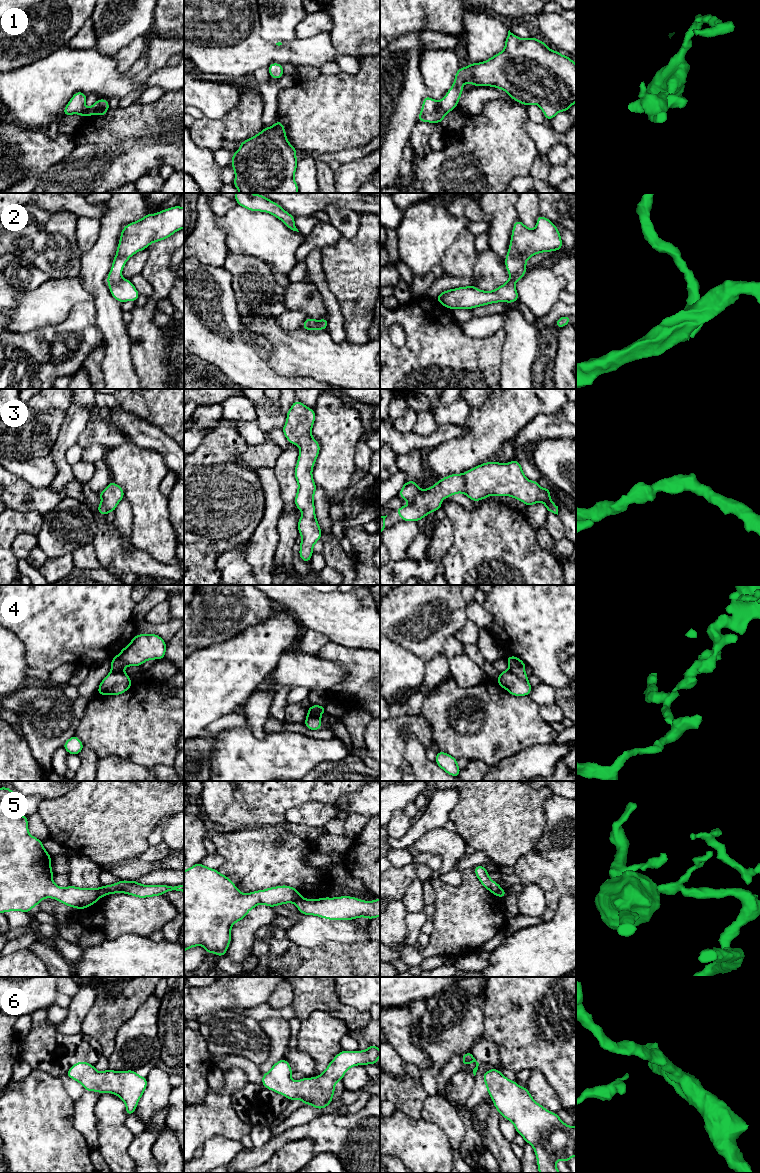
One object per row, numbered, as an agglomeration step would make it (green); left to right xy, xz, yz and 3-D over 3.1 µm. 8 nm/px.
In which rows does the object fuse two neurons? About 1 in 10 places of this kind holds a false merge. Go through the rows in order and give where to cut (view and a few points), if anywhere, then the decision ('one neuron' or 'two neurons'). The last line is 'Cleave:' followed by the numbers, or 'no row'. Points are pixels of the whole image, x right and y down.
1: no cut | one neuron
2: no cut | one neuron
3: no cut | one neuron
4: yz (508, 670), (527, 681) | two neurons
5: xy (99, 888), (101, 896) | two neurons
6: no cut | one neuron
Cleave: 4, 5

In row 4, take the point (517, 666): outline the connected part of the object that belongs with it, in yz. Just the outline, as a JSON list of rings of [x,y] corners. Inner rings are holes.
[[[507,656],[507,663],[509,671],[514,673],[518,678],[523,681],[528,681],[528,676],[525,673],[526,664],[516,656]]]

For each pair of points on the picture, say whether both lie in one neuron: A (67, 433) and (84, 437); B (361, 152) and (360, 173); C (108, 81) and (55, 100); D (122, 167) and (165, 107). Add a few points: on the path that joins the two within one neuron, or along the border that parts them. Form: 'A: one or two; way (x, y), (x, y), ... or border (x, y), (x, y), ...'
A: two; border (90, 418), (78, 435), (76, 442)
B: two; border (369, 153), (363, 157), (341, 164)
C: one; way (95, 81), (74, 81), (68, 87)
D: one; way (129, 152), (159, 122)

